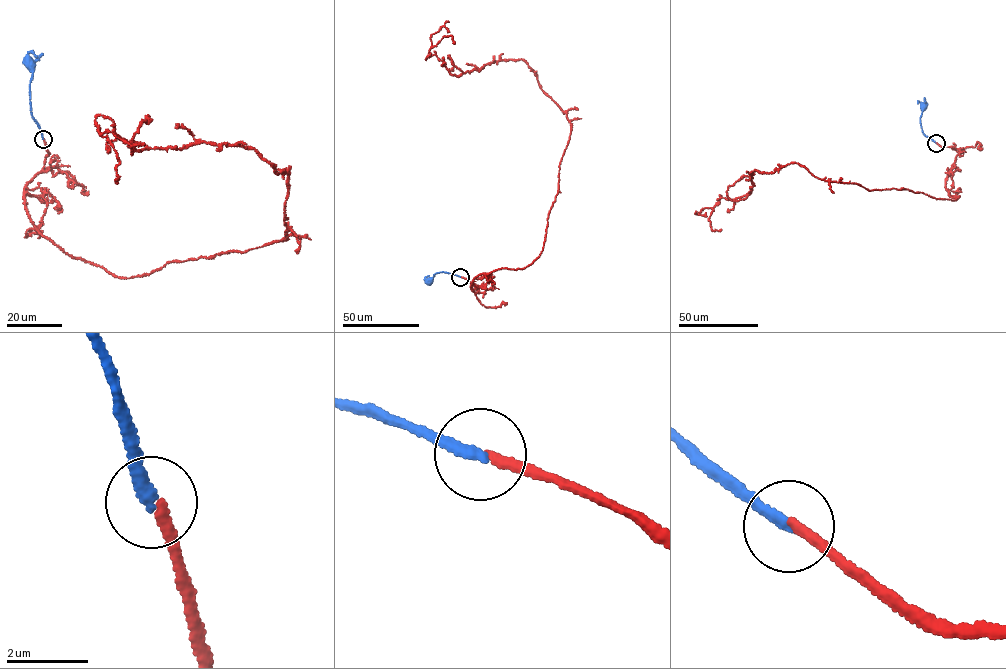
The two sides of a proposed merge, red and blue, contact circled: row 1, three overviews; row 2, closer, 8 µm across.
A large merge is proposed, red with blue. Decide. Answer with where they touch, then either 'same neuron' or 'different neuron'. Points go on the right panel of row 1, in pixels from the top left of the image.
at (936, 143); same neuron

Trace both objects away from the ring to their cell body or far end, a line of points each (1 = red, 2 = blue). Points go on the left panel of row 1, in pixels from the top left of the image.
1: (43, 138), (29, 220), (118, 277), (287, 237), (289, 174), (247, 147), (149, 148), (97, 115), (117, 182)
2: (43, 138), (32, 113), (30, 62)

